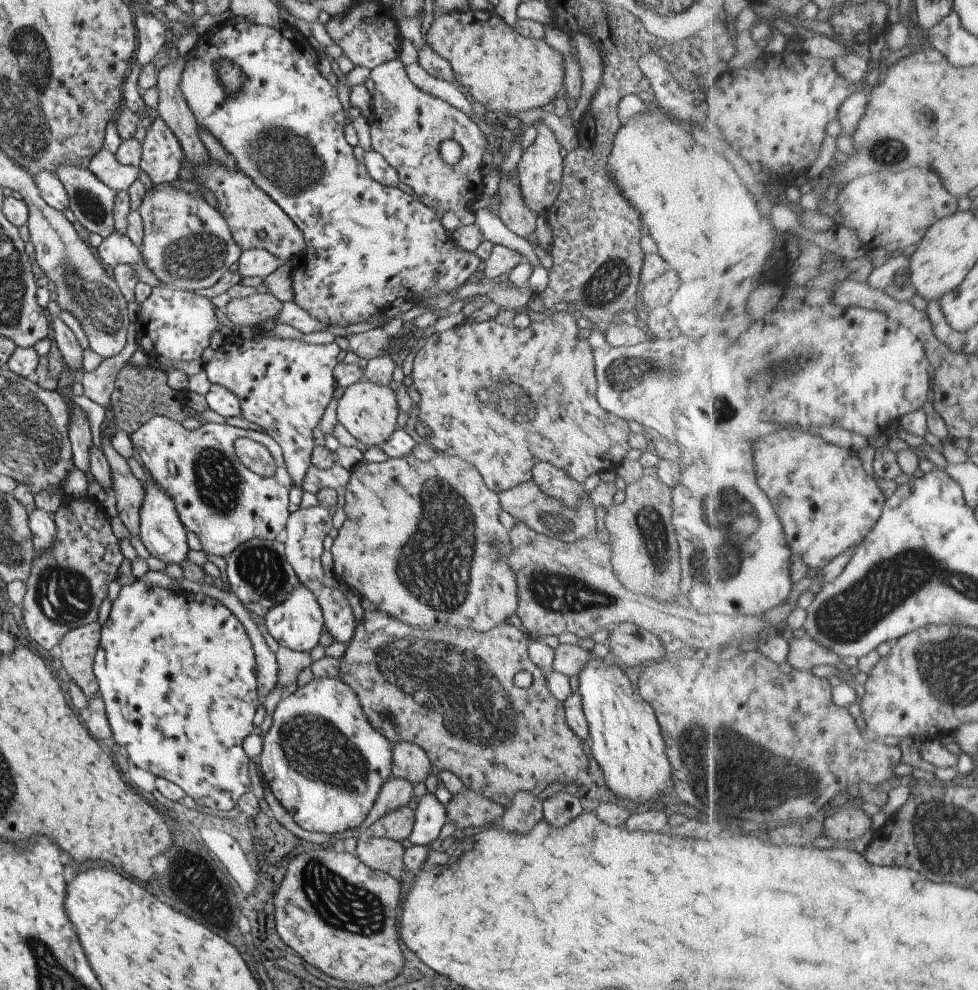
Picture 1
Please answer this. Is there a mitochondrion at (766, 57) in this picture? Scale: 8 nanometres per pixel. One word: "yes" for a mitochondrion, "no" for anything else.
no

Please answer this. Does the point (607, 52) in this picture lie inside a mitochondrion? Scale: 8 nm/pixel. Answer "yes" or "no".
no

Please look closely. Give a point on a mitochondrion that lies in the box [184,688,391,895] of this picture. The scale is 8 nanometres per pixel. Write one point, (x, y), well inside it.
(312, 746)

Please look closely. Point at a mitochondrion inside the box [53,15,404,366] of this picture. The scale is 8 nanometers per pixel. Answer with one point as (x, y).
(290, 160)

